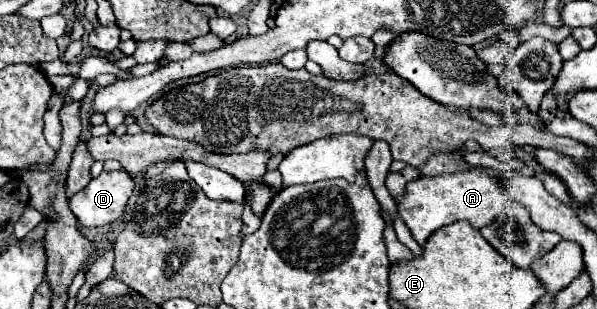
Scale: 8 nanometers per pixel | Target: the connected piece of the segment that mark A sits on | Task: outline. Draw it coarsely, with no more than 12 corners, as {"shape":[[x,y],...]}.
{"shape":[[482,167],[410,181],[396,207],[416,243],[474,229],[514,199]]}

